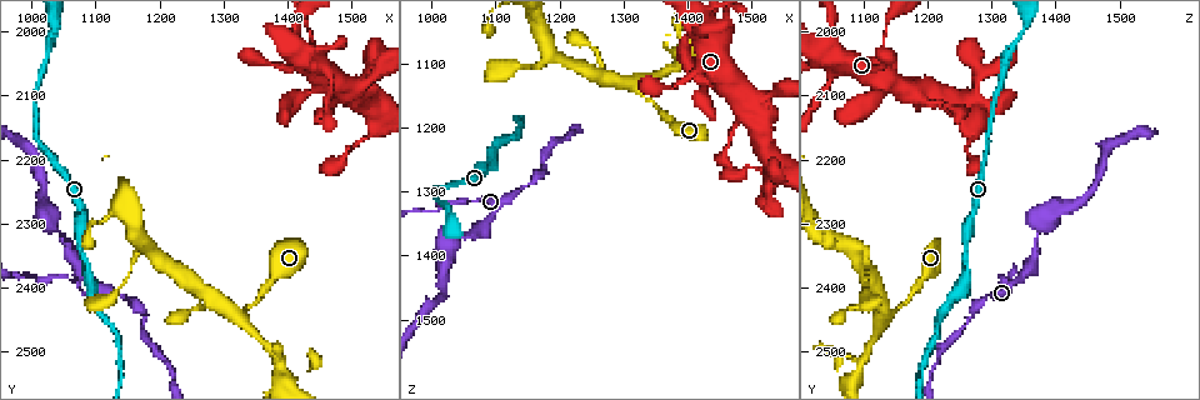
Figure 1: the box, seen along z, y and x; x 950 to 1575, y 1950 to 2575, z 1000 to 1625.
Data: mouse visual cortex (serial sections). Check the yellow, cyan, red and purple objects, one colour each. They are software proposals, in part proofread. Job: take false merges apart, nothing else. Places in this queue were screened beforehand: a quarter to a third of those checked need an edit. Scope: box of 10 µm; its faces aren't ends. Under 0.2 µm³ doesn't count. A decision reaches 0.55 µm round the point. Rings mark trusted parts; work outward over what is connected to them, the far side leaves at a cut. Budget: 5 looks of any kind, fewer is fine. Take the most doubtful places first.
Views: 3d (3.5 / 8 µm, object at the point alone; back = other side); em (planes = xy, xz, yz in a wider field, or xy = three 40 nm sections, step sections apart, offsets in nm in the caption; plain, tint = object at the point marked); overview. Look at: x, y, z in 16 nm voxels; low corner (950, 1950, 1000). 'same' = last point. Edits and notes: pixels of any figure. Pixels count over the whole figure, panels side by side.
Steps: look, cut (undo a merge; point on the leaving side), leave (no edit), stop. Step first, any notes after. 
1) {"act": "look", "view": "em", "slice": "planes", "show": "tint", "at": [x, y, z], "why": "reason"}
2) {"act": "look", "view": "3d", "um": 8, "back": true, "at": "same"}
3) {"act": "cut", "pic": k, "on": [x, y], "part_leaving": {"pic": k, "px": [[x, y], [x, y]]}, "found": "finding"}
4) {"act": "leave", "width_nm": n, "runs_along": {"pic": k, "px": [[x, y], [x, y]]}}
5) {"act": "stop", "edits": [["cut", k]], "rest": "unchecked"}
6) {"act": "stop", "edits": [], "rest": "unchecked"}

{"act": "look", "view": "3d", "um": 3.5, "at": [1475, 2080, 1140], "why": "sharp bend"}

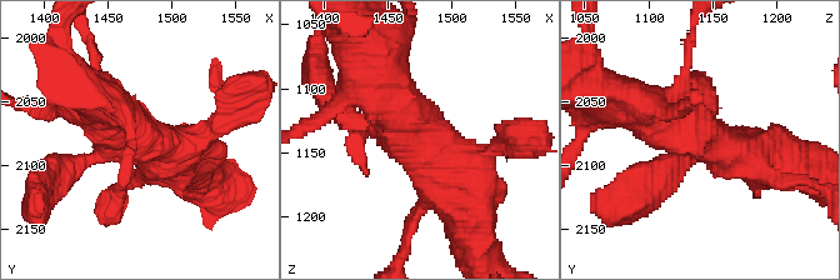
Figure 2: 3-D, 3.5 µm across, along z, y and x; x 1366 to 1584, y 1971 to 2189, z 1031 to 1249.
{"act": "leave", "runs_along": {"pic": 2, "px": [[368, 84], [429, 148], [440, 186]]}, "found": "all the same cell"}

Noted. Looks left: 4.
{"act": "look", "view": "em", "slice": "xy", "step": 5, "show": "tint", "at": [1155, 2420, 1285], "why": "sudden change in width"}

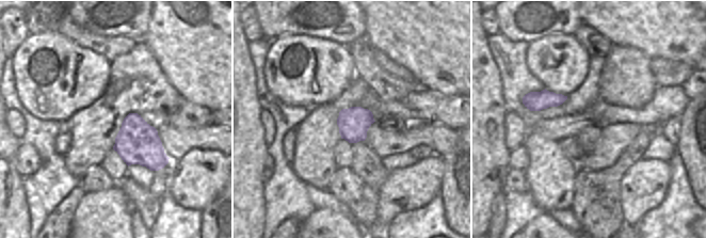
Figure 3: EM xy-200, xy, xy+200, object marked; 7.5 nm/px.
{"act": "look", "view": "3d", "um": 3.5, "at": "same", "why": "wider look"}

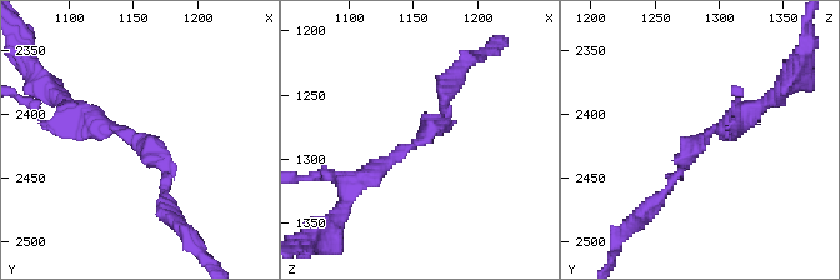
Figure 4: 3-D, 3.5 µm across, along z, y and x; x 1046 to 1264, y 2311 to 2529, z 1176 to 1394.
{"act": "leave", "width_nm": 240, "runs_along": {"pic": 4, "px": [[348, 183], [443, 125], [443, 100]]}, "found": "one cell here"}

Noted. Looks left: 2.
{"act": "stop", "edits": [], "rest": "unchecked"}

